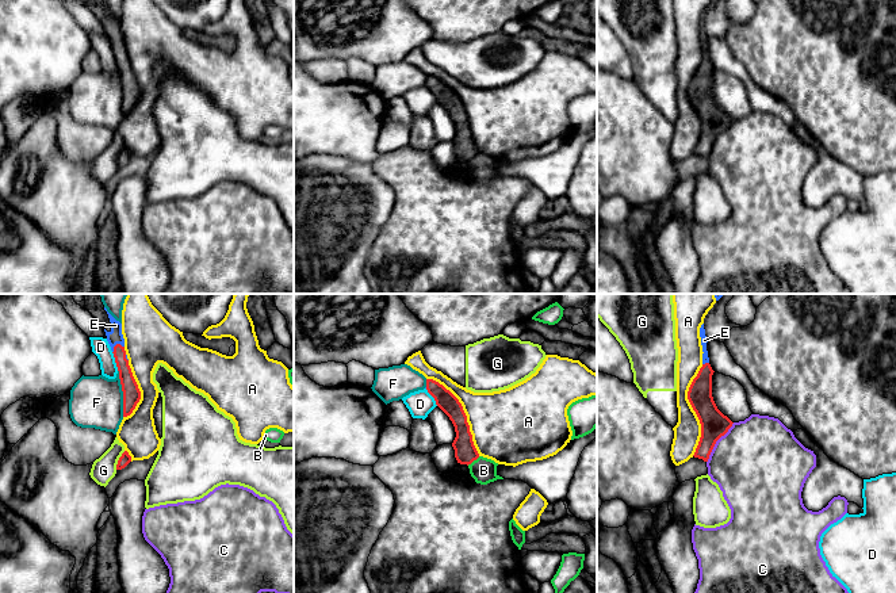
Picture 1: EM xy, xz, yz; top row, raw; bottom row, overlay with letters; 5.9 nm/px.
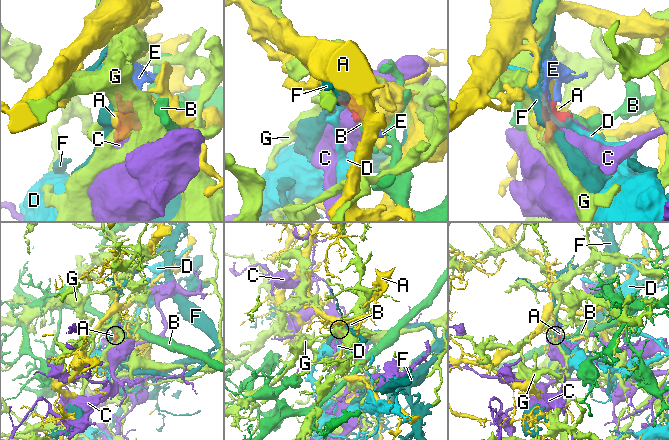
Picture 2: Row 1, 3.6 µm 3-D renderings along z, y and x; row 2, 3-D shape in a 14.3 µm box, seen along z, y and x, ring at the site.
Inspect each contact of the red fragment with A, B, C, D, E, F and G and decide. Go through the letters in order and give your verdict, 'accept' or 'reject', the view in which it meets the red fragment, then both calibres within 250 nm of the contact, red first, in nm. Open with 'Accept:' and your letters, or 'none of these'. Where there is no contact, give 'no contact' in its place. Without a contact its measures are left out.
Accept: E
A: reject; meets red in yz; 160 nm thick on the red side, 160 nm on the other
B: reject; meets red in xz; 130 nm thick on the red side, 150 nm on the other
C: reject; meets red in yz; 160 nm thick on the red side, 480 nm on the other
D: reject; meets red in xy; 110 nm thick on the red side, 110 nm on the other
E: accept; meets red in xy; 90 nm thick on the red side, 90 nm on the other
F: reject; meets red in xy; 110 nm thick on the red side, 300 nm on the other
G: reject; meets red in xy; 70 nm thick on the red side, 150 nm on the other

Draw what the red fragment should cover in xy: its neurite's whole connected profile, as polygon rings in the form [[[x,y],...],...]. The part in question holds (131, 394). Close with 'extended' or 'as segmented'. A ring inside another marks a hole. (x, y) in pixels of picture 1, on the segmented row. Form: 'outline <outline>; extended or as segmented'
outline [[[85,294],[85,309],[104,328],[107,341],[115,357],[123,391],[123,417],[133,413],[141,399],[141,391],[129,366],[125,351],[122,324],[116,321],[104,307],[100,294]]]; extended

